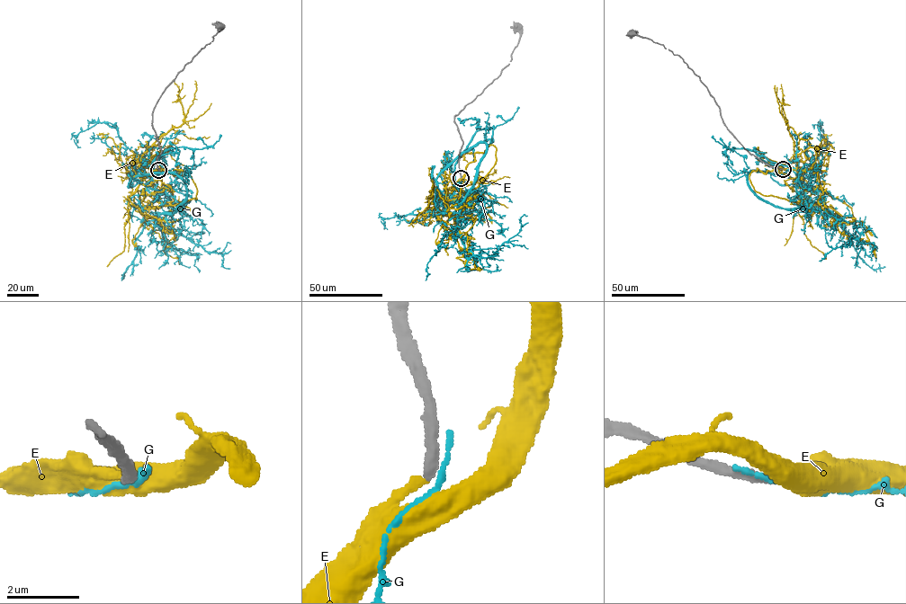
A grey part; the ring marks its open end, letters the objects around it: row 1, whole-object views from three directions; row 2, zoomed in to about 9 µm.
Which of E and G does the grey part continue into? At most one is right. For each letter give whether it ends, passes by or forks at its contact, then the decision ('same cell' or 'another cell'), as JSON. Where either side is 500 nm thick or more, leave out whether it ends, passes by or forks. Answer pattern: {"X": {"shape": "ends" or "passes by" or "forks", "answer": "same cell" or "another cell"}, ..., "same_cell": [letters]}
{"E": {"shape": "ends", "answer": "same cell"}, "G": {"shape": "ends", "answer": "another cell"}, "same_cell": ["E"]}

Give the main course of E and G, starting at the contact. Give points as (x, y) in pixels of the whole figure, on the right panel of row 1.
E: (783, 169), (753, 171), (749, 176), (754, 189), (764, 195), (821, 203), (850, 217), (865, 229), (876, 257)
G: (783, 169), (803, 182), (753, 171), (748, 184), (774, 205), (824, 209), (852, 222), (860, 234), (820, 261)

